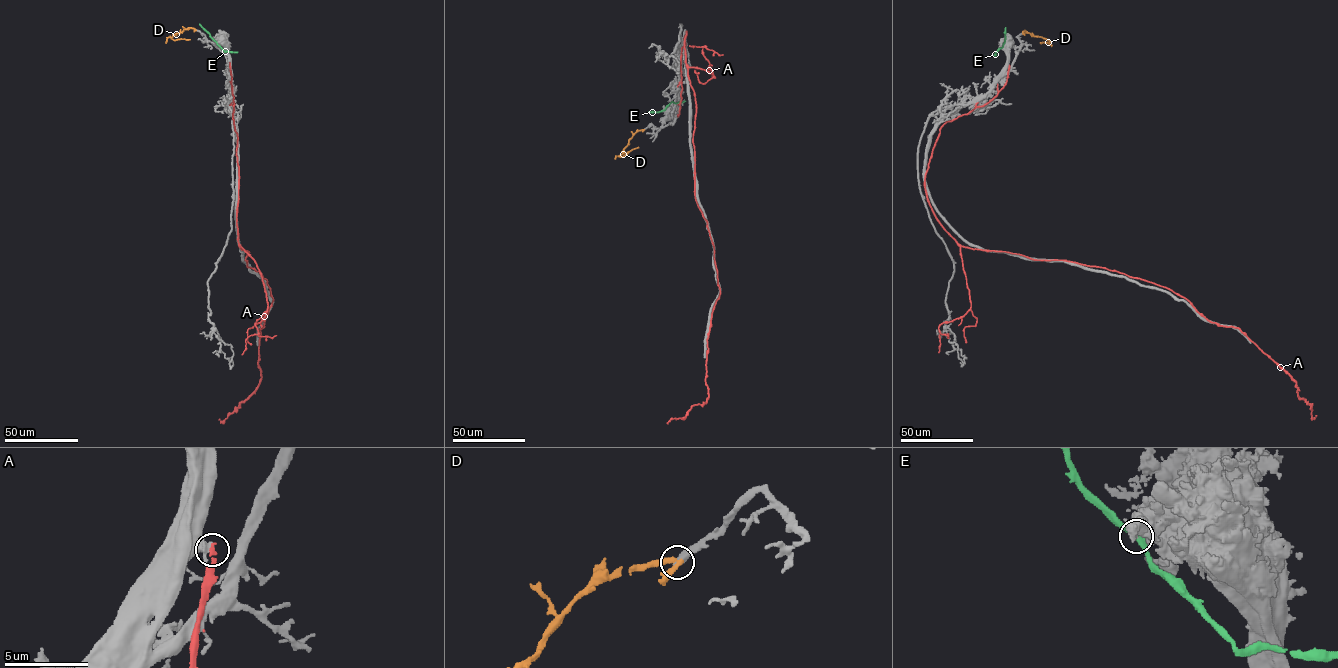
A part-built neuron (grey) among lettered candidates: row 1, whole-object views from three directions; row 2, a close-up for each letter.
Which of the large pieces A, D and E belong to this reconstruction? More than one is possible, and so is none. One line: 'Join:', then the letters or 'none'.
Join: D

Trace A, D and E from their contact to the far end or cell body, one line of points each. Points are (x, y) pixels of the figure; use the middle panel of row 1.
A: (677, 116), (686, 31), (696, 108), (695, 198), (714, 248), (720, 292), (707, 339), (708, 398), (667, 423)
D: (643, 130), (637, 130), (629, 139), (620, 156), (638, 147)
E: (664, 110), (671, 102), (685, 100)

